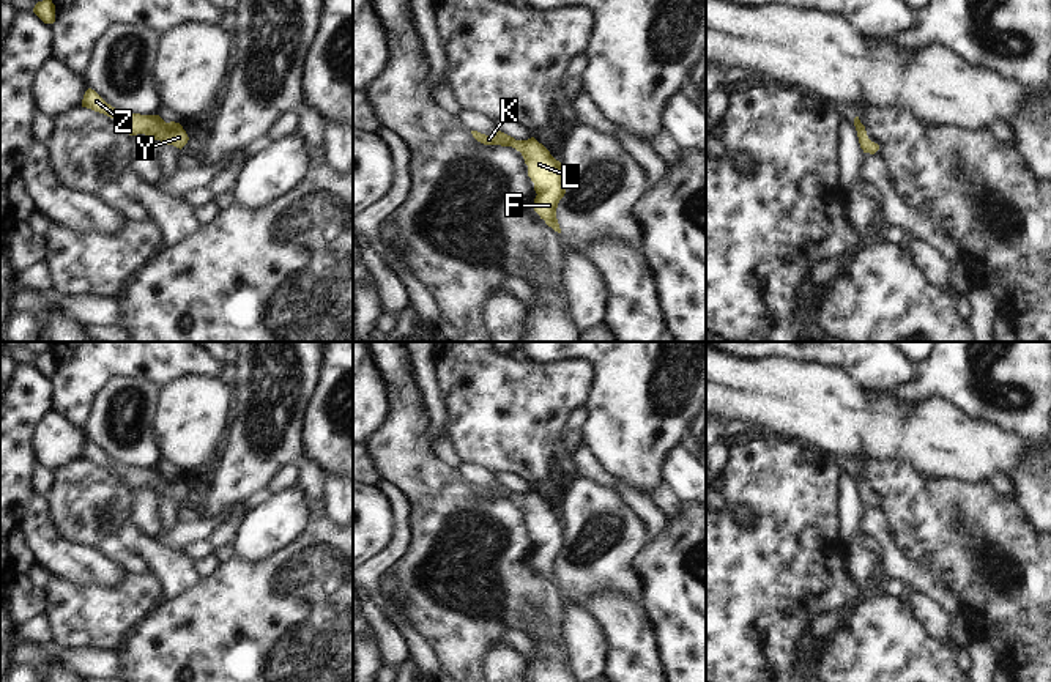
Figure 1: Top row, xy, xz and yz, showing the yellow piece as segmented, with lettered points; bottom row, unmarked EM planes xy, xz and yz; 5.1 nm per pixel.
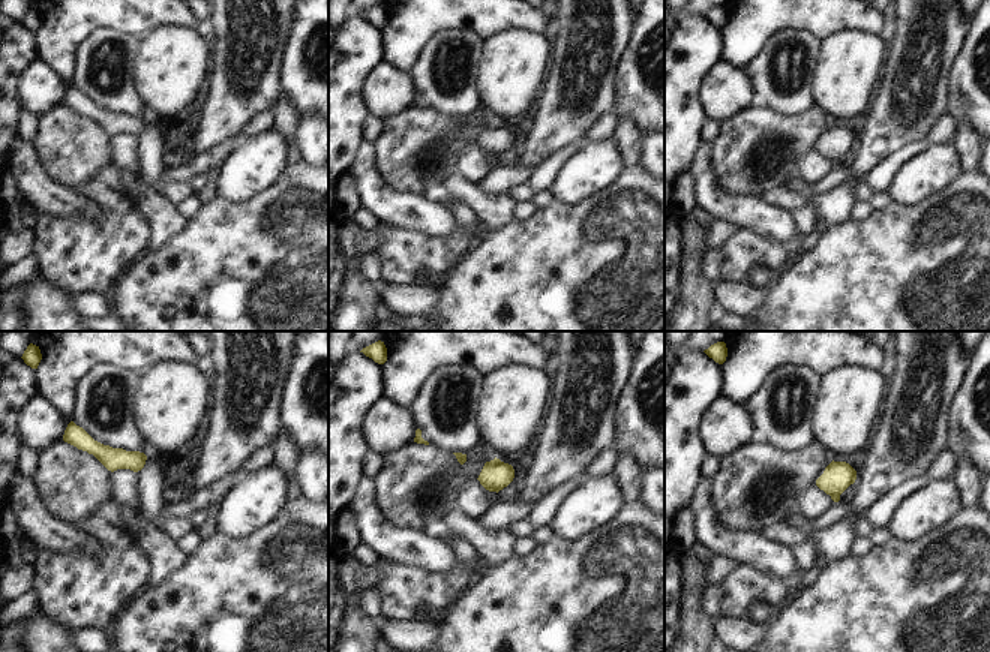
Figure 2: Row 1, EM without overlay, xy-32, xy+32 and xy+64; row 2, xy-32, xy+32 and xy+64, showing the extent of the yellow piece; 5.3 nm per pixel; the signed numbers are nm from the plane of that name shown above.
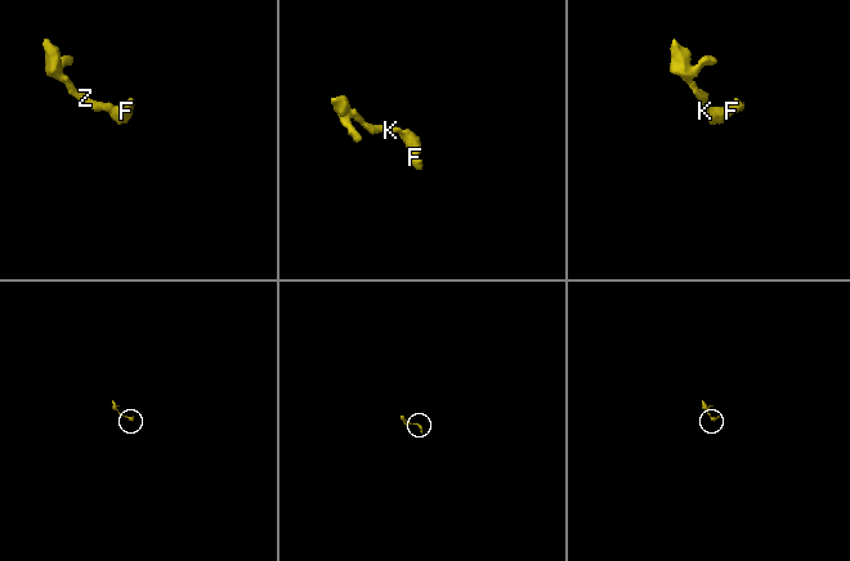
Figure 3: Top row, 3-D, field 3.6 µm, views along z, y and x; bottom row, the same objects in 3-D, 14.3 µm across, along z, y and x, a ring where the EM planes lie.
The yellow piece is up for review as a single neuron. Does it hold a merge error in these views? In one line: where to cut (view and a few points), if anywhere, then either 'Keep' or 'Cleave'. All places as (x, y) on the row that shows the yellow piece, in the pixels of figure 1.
No split. Keep

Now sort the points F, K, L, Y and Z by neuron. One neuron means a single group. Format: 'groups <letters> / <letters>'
groups F K L Y Z

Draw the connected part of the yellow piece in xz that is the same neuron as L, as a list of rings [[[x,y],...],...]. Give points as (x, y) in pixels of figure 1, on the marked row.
[[[500,129],[492,135],[477,131],[471,131],[471,134],[484,145],[512,146],[522,153],[525,164],[528,165],[528,176],[534,183],[534,191],[537,194],[534,198],[534,211],[548,227],[561,233],[556,208],[566,194],[566,173],[563,172],[563,164],[534,137],[515,140]]]

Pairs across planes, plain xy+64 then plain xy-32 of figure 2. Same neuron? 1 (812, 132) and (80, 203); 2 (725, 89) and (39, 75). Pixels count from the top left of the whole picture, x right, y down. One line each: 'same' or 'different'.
1: different
2: same

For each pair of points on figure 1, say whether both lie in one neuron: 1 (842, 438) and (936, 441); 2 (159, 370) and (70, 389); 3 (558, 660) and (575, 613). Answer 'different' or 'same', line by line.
1: same
2: same
3: different

